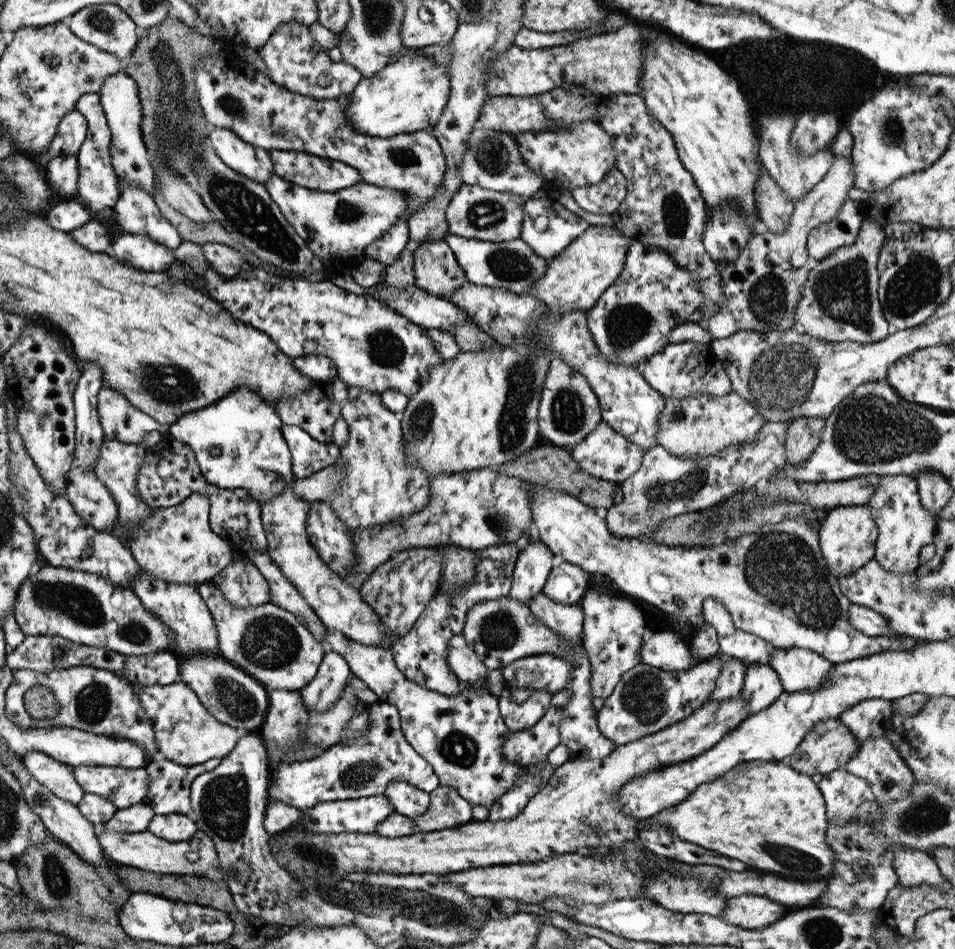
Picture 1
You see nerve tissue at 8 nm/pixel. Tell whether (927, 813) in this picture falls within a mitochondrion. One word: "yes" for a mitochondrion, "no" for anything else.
yes

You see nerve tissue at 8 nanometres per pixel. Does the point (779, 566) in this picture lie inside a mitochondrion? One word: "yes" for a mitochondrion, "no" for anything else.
yes

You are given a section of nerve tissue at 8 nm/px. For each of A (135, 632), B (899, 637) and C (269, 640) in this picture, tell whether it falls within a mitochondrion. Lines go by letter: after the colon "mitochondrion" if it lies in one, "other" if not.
A: mitochondrion
B: other
C: mitochondrion

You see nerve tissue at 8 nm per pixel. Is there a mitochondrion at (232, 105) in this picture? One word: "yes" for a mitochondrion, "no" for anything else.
yes

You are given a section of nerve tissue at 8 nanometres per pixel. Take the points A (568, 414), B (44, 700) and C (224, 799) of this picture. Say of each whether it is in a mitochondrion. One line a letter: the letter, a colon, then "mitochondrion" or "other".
A: mitochondrion
B: mitochondrion
C: mitochondrion

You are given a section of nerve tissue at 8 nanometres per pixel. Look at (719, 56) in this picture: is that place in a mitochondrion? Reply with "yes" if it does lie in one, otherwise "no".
no

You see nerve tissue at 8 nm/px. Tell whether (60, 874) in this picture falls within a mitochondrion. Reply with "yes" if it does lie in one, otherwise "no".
yes

